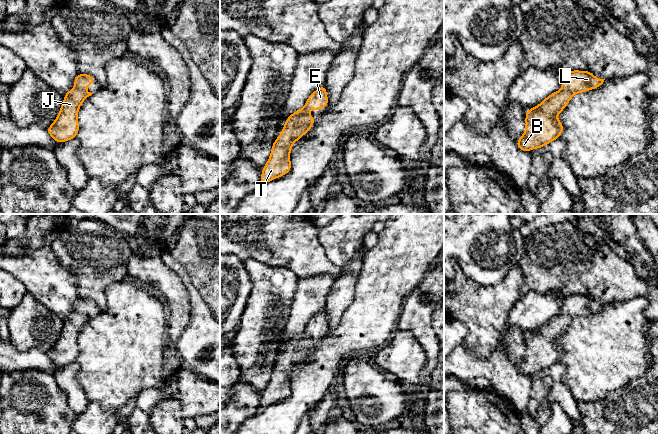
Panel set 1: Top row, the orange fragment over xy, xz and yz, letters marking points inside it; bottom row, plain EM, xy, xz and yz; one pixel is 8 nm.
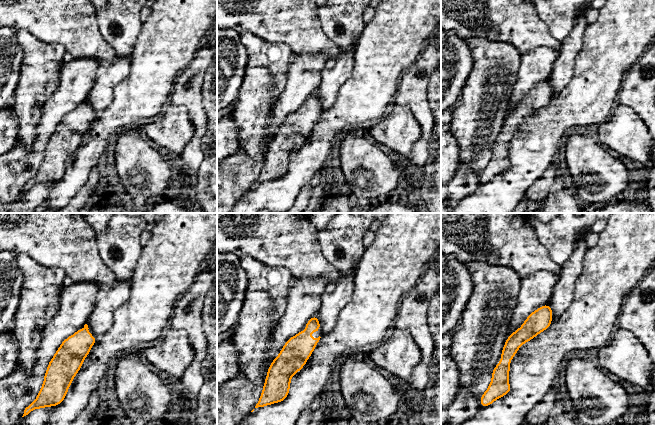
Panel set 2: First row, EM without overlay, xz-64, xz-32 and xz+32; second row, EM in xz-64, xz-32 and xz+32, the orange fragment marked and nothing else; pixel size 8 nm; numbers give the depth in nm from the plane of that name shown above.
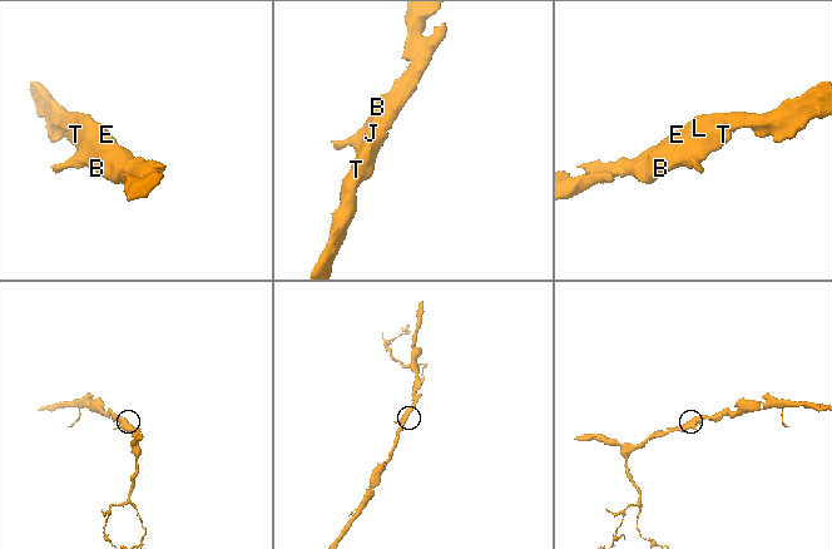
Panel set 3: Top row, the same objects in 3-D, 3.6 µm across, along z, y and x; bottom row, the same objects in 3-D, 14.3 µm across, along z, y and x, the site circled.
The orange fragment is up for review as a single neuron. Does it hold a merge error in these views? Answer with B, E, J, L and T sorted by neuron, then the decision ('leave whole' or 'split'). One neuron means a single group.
B E J L T; leave whole

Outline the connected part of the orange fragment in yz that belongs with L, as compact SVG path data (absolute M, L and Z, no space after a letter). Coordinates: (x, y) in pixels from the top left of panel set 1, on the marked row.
M590 71L567 72L561 83L562 90L550 94L538 106L527 110L525 132L516 142L517 147L529 152L559 139L564 126L556 116L565 109L574 94L596 89L604 80L596 78Z

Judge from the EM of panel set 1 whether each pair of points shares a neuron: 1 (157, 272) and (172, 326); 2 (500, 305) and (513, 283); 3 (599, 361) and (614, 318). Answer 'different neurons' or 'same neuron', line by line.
1: same neuron
2: same neuron
3: same neuron

